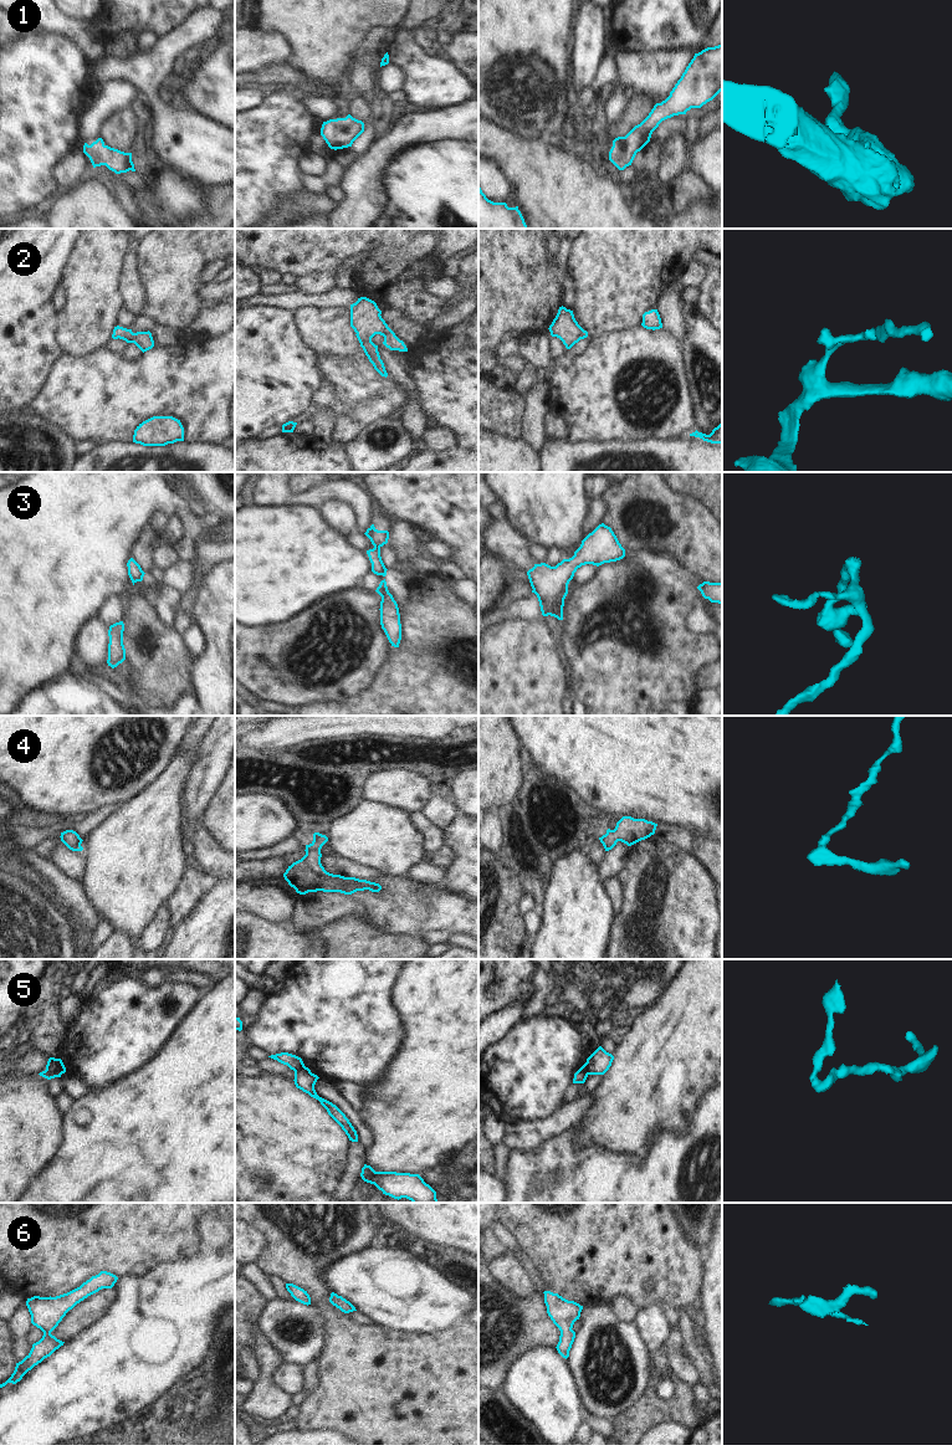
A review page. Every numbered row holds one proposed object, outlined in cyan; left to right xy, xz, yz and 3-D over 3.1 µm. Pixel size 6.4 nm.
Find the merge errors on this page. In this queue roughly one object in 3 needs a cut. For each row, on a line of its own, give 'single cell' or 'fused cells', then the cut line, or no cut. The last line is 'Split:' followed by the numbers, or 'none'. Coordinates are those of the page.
1: single cell | no cut
2: single cell | no cut
3: single cell | no cut
4: single cell | no cut
5: fused cells | yz (585, 1062), (588, 1074)
6: single cell | no cut
Split: 5

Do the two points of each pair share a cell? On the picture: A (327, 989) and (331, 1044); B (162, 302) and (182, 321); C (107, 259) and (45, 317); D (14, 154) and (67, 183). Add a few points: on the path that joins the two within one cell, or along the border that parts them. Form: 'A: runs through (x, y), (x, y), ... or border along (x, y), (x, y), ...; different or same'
A: runs through (331, 1003), (331, 1030); same
B: runs through (167, 306), (177, 316); same
C: border along (57, 312), (55, 322), (56, 342); different
D: border along (73, 153), (66, 157), (55, 169), (57, 185); different

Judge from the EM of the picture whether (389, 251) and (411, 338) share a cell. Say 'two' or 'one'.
two

